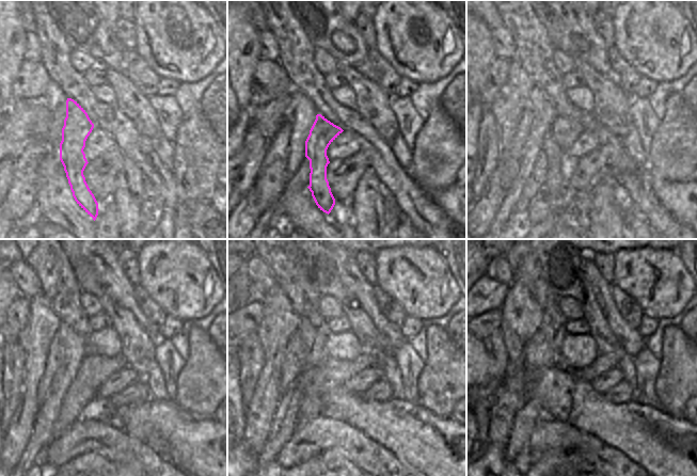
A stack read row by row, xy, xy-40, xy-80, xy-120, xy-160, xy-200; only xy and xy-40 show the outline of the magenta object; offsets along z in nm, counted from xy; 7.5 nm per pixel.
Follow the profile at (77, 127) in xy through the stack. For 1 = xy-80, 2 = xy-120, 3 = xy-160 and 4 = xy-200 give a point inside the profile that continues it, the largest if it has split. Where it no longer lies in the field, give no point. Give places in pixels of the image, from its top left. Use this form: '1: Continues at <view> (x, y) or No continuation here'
1: Continues at xy-80 (565, 131)
2: Continues at xy-120 (95, 369)
3: Continues at xy-160 (335, 370)
4: Continues at xy-200 (602, 363).

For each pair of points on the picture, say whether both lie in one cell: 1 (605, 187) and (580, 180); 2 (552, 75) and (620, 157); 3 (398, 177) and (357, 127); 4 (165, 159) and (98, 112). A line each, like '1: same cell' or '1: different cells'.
1: different cells
2: same cell
3: same cell
4: different cells

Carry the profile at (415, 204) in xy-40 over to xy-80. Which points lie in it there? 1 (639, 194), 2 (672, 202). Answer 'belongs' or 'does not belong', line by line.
1: belongs
2: does not belong

